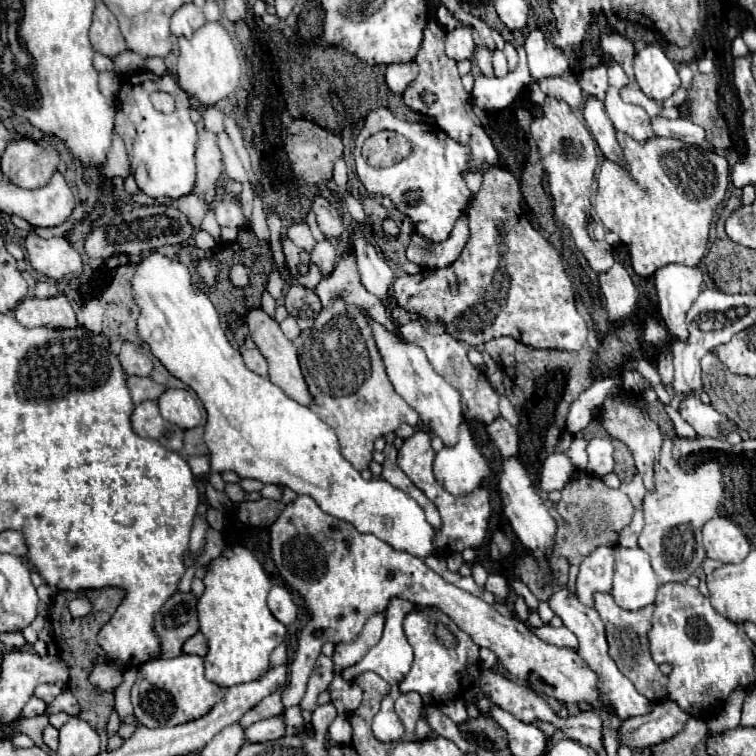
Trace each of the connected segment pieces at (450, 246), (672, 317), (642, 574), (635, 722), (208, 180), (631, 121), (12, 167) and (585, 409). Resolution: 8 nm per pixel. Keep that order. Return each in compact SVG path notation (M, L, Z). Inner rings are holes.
M461 216L445 242L431 242L415 232L411 244L407 246L407 258L419 264L421 268L445 268L459 258L459 252L465 248L467 240L469 240L469 224L467 216Z
M667 264L655 272L655 288L659 298L659 316L667 330L679 338L687 338L685 314L701 292L703 272L697 266Z
M617 548L611 596L625 610L639 610L655 602L657 576L641 548Z
M663 700L647 716L627 718L621 726L621 744L629 748L657 746L659 742L669 740L685 728L685 722L691 716L679 708L673 700Z
M199 128L199 140L197 140L197 186L195 192L211 202L217 196L217 184L223 176L223 162L221 162L221 150L217 142L217 134L209 128Z
M613 86L607 88L603 106L605 106L605 112L611 118L615 130L625 132L639 142L655 136L651 130L651 124L649 124L649 114L641 106L623 102L617 88L613 88Z
M15 140L1 156L1 170L19 188L43 188L57 172L59 152L53 140Z
M603 378L591 384L589 390L585 390L569 408L567 414L567 430L571 430L571 434L581 432L601 410L601 404L605 400L605 396L609 394L609 390L613 386L617 386L621 380L619 378Z

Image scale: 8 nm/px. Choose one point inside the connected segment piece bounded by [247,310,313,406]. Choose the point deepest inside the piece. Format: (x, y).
(284, 371)

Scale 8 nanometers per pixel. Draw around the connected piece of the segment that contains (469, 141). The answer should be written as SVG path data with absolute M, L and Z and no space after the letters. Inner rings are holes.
M429 20L427 26L425 26L423 42L421 42L421 48L419 48L419 52L415 56L415 62L419 64L419 76L407 86L407 90L403 92L403 98L405 98L405 104L409 108L413 108L419 114L433 116L437 120L439 128L443 128L453 140L459 140L459 144L469 146L471 158L467 162L467 168L465 168L465 176L463 178L465 178L467 188L473 194L477 194L479 192L479 184L483 180L483 164L501 164L501 162L499 162L497 150L493 148L489 136L485 134L485 130L481 126L479 116L473 110L469 92L461 84L461 76L457 72L457 62L451 60L451 58L447 58L441 52L441 44L445 41L446 34L436 23L435 20ZM425 92L435 94L435 102L433 104L423 102L423 94Z

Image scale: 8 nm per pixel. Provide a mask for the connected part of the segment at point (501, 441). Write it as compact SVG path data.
M497 418L495 422L491 422L487 426L487 432L491 436L491 440L497 444L497 448L501 450L501 454L507 456L517 456L517 430L503 418Z

